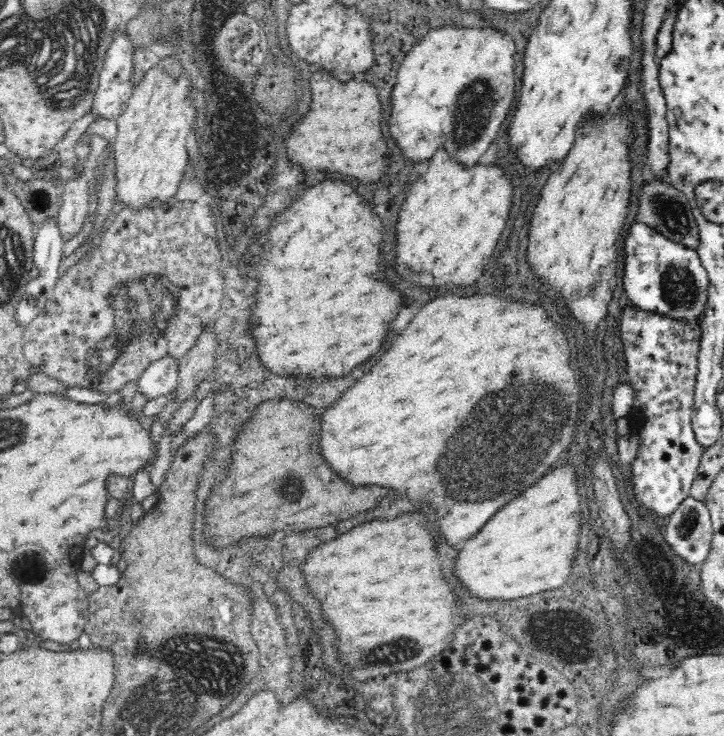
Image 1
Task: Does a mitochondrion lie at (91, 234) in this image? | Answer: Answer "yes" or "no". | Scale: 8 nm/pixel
no

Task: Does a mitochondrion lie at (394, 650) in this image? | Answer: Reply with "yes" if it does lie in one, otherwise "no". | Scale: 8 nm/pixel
yes

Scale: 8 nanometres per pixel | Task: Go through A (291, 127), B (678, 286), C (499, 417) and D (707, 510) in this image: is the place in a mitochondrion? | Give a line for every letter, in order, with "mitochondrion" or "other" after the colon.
A: other
B: mitochondrion
C: mitochondrion
D: other

